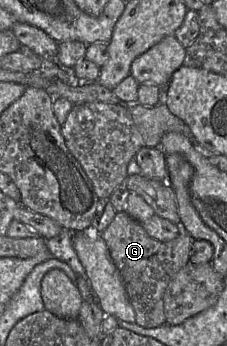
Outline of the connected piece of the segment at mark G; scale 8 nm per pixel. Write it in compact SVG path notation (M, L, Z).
M125 211L117 212L100 236L106 242L110 257L121 275L135 311L135 323L144 328L164 325L166 288L174 275L189 262L194 239L188 233L181 233L171 241L158 241L146 233L143 224L130 217Z

